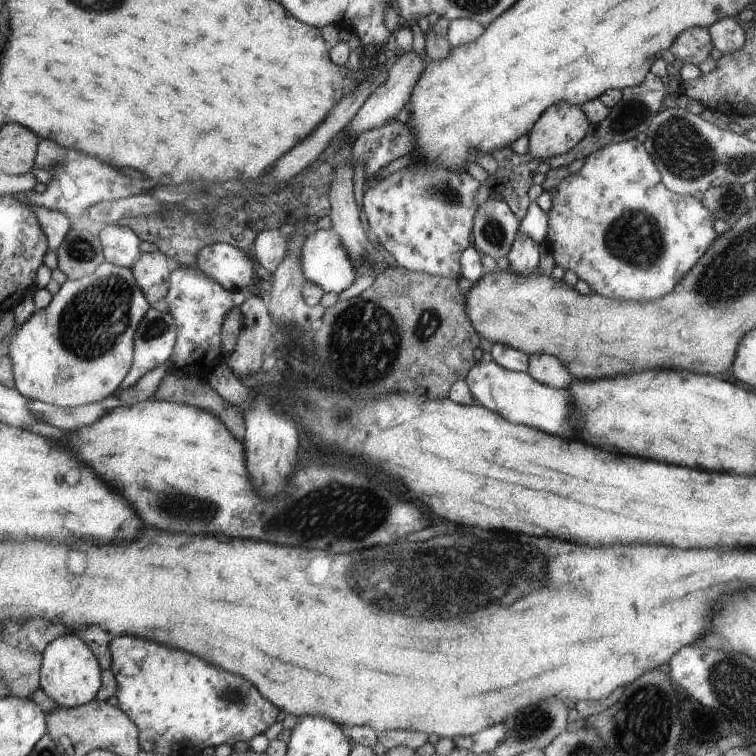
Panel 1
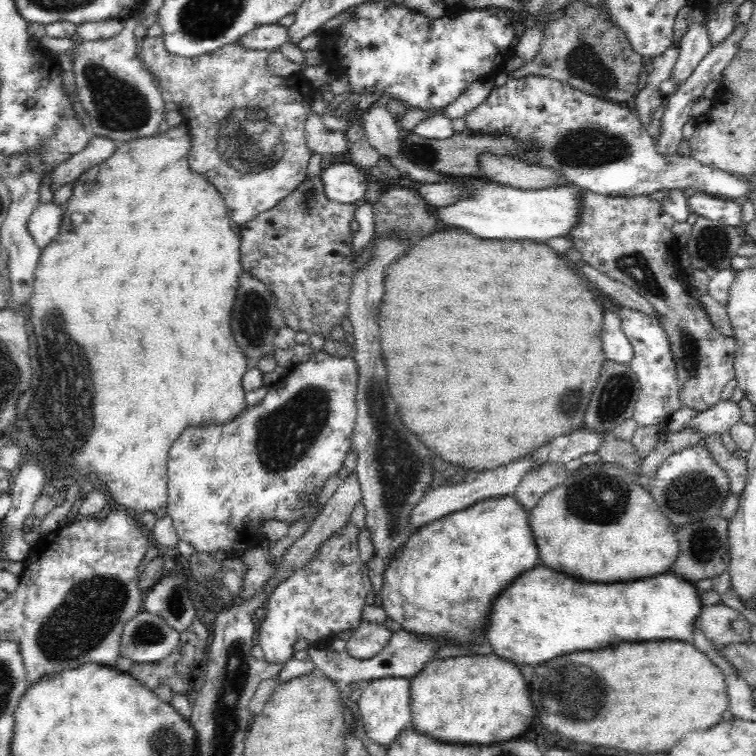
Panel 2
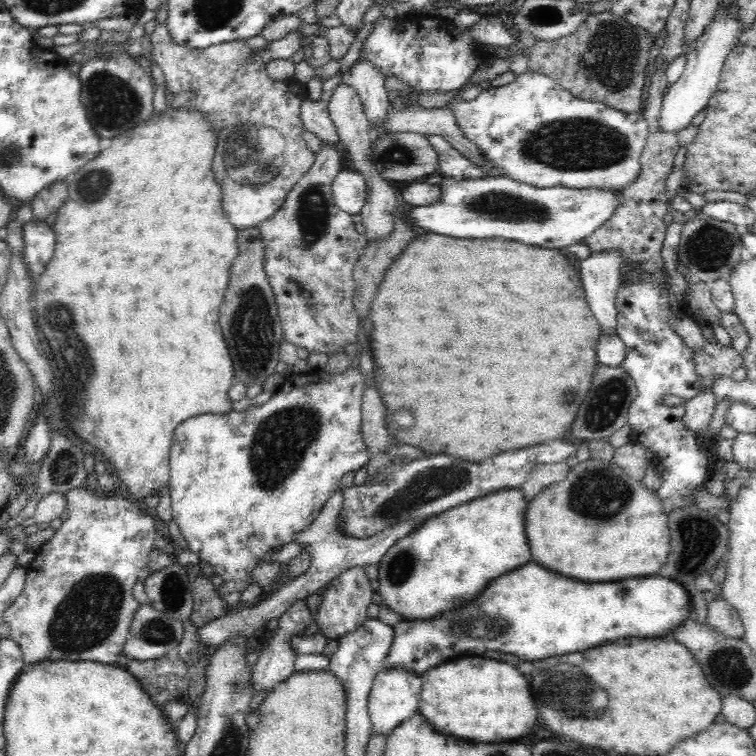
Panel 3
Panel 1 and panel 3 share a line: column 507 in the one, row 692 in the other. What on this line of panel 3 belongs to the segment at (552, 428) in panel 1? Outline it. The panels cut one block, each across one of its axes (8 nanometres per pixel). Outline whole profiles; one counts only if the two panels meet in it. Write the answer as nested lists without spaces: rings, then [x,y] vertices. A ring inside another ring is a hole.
[[[384,668],[378,676],[375,676],[368,696],[368,712],[374,735],[388,736],[393,728],[404,723],[409,716],[417,712],[422,684],[421,674],[410,670],[399,670],[399,668],[388,668],[388,670]]]

